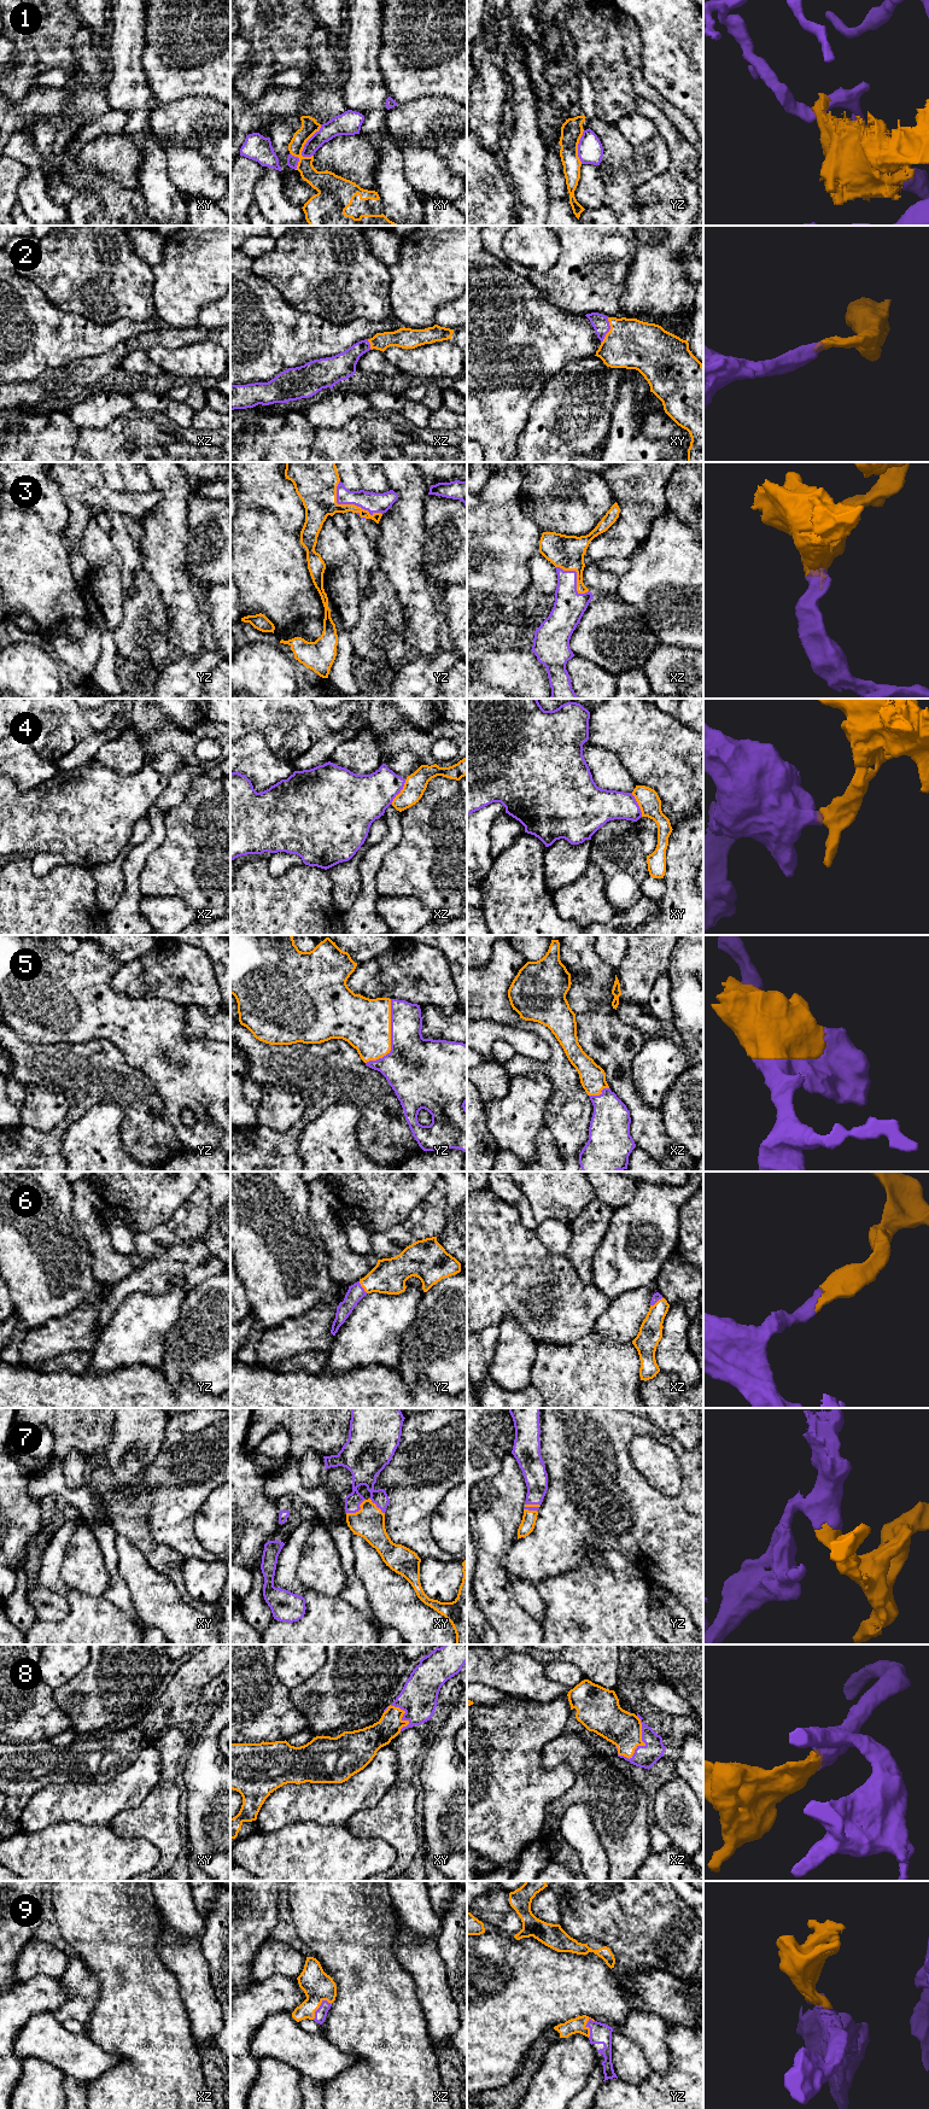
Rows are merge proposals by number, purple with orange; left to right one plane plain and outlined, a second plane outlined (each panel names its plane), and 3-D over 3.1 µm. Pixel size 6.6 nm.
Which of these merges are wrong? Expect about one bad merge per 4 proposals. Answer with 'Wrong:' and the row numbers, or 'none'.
Wrong: 1, 4

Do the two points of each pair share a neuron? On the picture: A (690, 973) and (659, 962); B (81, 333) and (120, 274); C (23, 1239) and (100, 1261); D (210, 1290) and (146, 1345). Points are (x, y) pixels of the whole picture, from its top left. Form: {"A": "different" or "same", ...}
{"A": "different", "B": "different", "C": "different", "D": "different"}

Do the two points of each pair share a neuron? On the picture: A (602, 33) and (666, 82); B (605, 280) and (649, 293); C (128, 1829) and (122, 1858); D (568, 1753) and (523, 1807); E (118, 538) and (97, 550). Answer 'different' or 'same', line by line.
A: different
B: different
C: different
D: different
E: different

